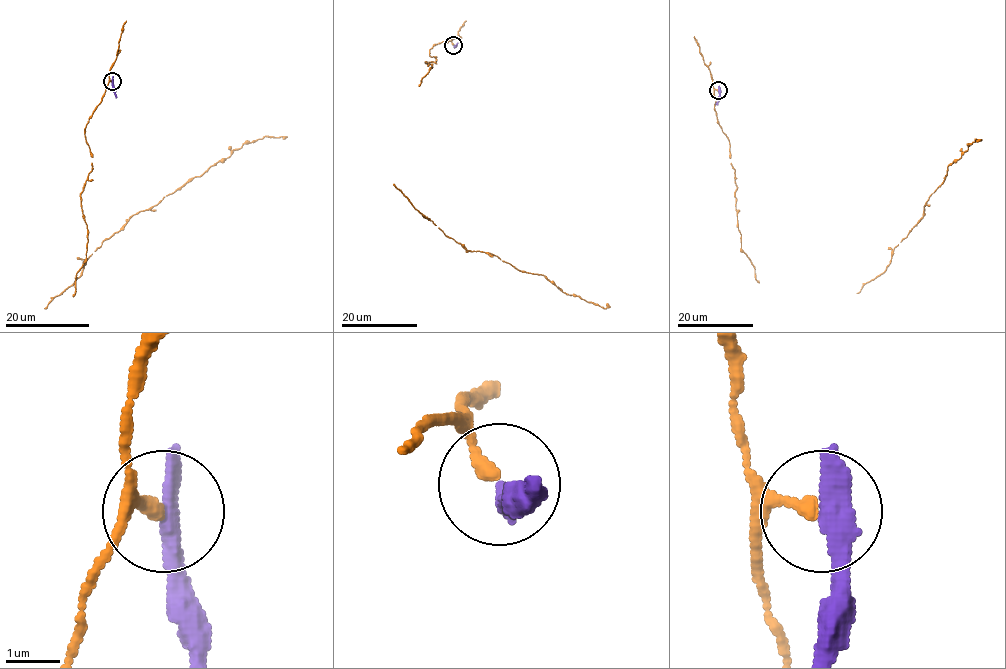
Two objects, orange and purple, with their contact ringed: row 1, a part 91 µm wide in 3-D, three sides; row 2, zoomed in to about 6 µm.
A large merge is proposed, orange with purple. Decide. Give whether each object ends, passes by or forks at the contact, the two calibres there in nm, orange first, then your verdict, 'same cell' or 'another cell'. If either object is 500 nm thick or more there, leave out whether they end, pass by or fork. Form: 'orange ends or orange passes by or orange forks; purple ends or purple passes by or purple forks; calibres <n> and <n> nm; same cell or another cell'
orange ends; purple ends; calibres 240 and 480 nm; another cell

